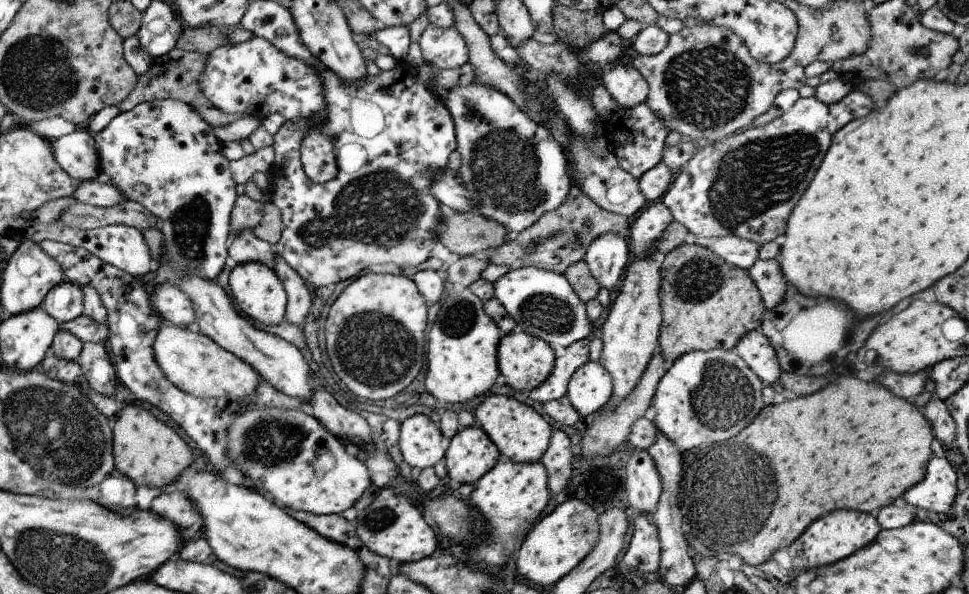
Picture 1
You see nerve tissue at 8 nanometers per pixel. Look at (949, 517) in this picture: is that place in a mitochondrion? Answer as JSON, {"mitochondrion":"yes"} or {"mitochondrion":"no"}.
{"mitochondrion":"no"}

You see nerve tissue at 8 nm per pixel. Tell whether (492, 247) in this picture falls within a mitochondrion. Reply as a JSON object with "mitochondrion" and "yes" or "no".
{"mitochondrion":"no"}

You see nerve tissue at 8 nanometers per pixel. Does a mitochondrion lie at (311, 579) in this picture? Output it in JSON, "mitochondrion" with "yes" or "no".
{"mitochondrion":"no"}

